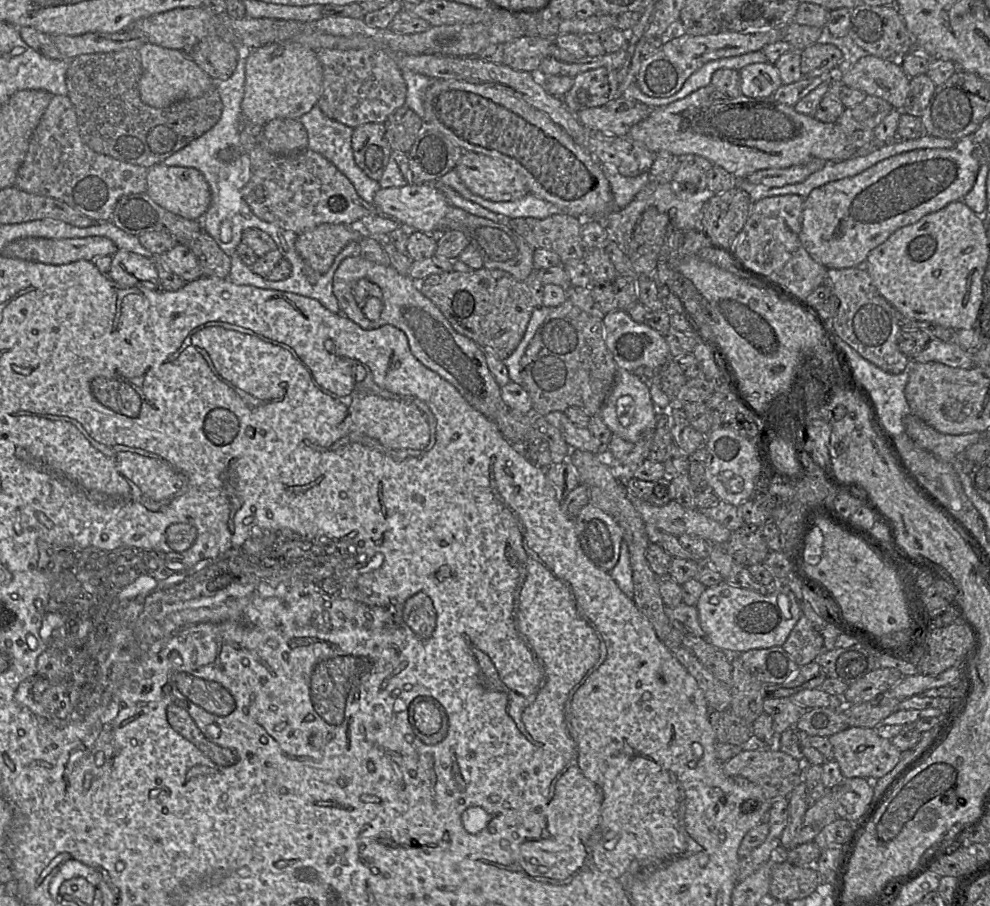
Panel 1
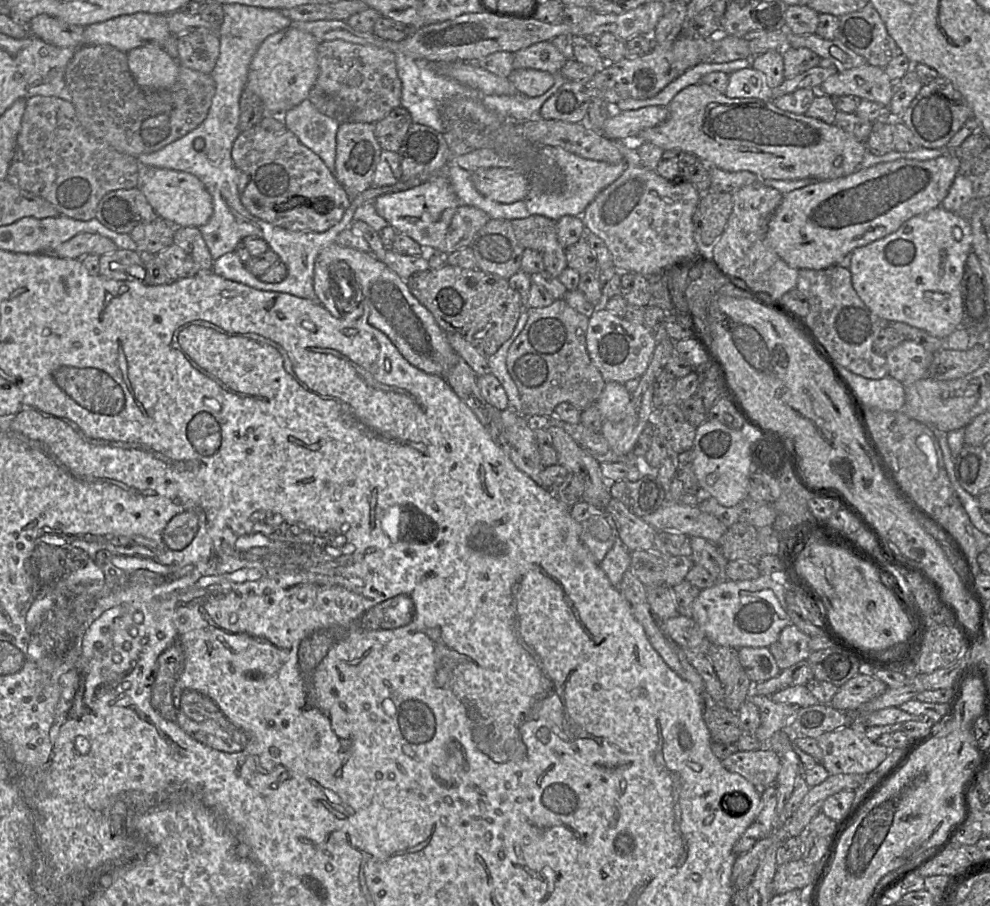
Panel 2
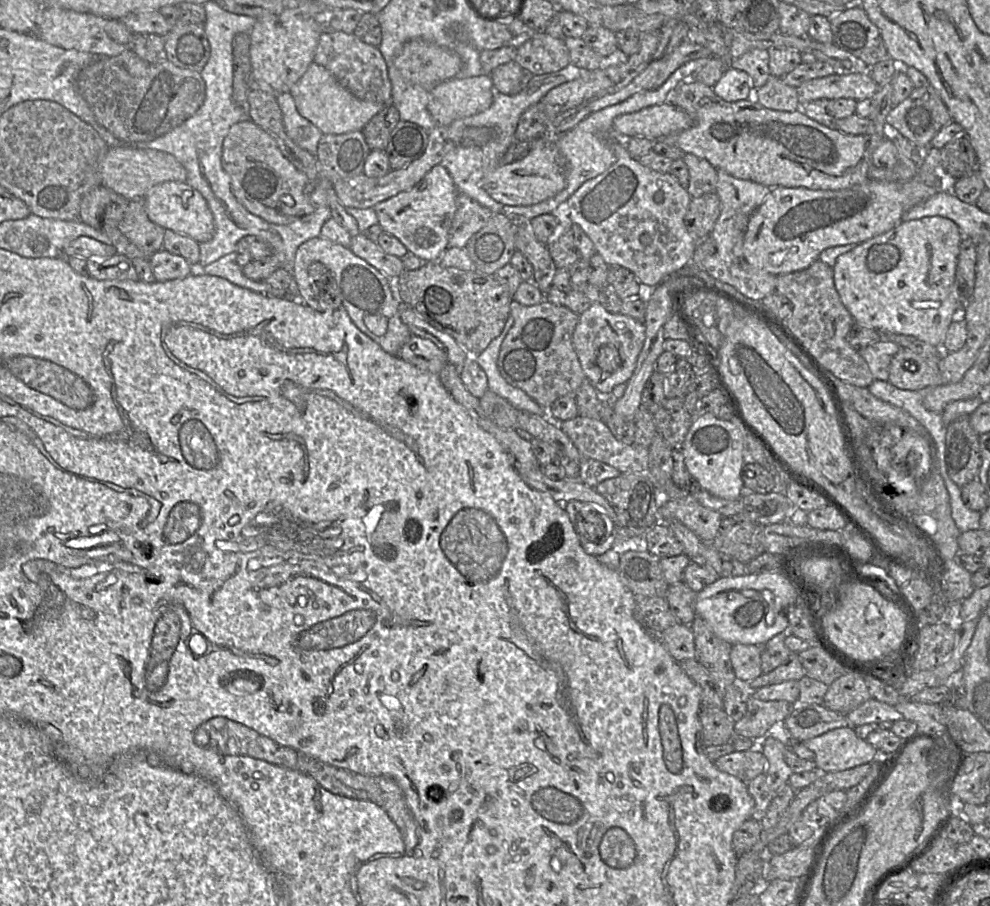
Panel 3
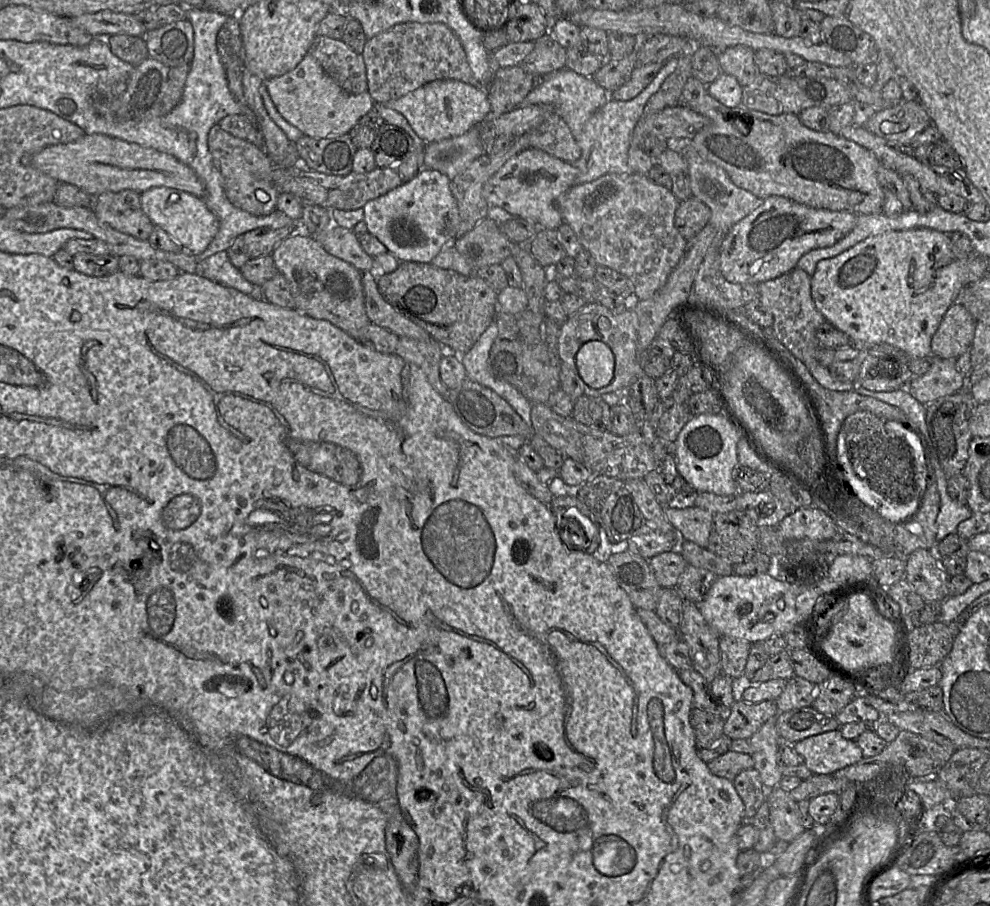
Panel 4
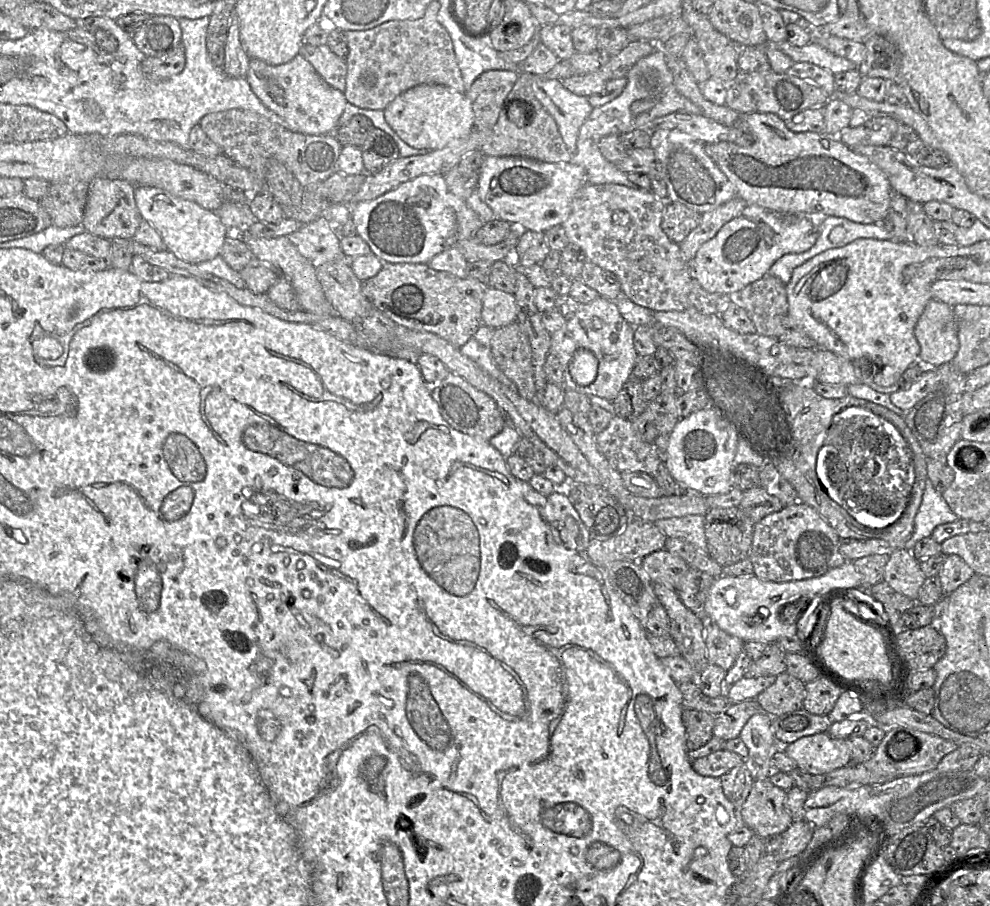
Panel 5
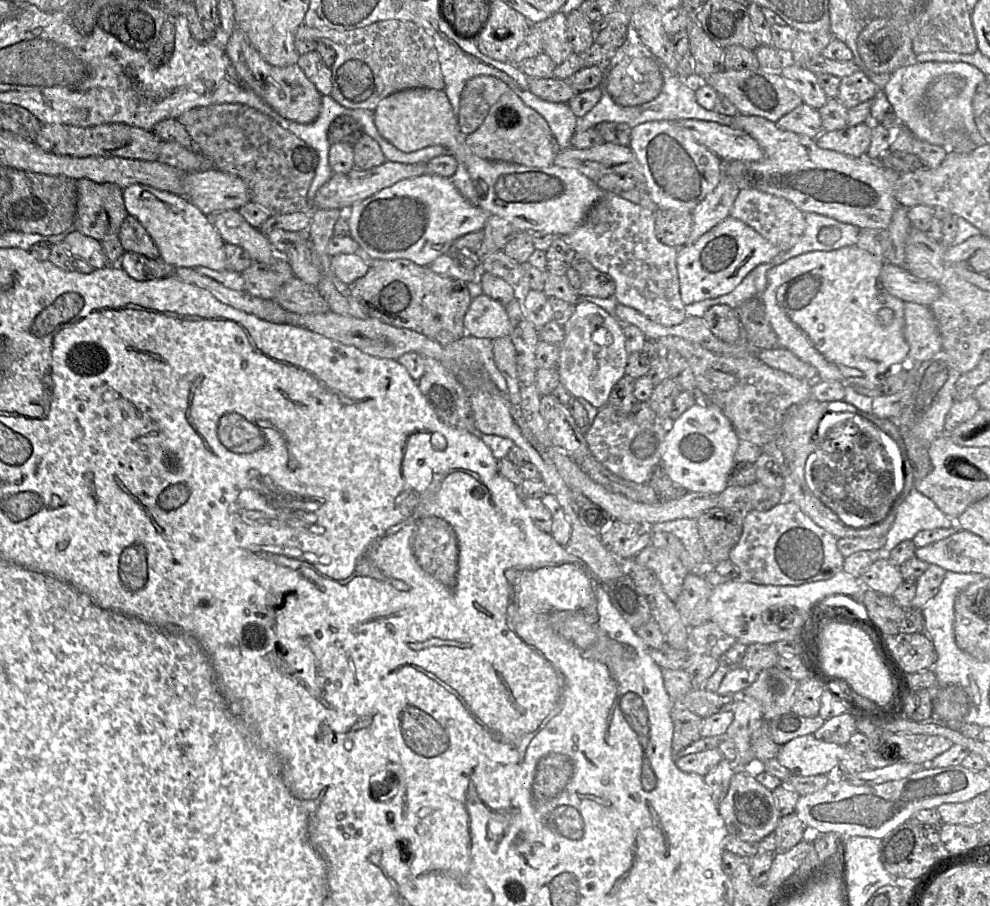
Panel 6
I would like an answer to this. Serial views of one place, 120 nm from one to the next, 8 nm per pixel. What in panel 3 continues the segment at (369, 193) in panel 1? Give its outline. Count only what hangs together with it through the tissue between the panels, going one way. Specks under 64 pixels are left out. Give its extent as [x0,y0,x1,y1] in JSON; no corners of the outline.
[275,93,323,155]

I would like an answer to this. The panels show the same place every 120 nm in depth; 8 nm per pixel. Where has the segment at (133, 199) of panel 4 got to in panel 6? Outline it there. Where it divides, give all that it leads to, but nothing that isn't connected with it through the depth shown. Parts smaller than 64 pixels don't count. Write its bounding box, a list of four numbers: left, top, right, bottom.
[76,178,128,241]

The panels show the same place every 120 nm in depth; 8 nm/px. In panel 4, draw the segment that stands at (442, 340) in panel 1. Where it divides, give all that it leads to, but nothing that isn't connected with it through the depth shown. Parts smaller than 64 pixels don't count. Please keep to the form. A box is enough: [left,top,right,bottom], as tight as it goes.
[271,231,371,343]

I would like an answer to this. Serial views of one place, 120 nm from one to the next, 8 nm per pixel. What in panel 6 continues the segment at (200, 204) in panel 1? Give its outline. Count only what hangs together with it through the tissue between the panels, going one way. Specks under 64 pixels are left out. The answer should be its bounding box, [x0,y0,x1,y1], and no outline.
[123,184,227,269]

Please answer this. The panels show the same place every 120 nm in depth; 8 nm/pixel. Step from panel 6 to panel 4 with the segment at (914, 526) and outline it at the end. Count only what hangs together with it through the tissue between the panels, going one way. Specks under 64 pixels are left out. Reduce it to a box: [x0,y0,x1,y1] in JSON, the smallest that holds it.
[932,457,973,542]

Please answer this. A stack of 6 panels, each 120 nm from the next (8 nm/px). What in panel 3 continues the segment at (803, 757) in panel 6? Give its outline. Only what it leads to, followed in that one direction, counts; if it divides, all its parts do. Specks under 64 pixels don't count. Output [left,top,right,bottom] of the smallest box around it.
[804,725,879,773]

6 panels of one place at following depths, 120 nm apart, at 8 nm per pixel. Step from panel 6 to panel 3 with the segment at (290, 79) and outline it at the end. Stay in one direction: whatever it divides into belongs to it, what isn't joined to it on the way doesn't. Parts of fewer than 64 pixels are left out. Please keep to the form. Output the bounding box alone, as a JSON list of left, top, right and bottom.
[289,61,385,135]

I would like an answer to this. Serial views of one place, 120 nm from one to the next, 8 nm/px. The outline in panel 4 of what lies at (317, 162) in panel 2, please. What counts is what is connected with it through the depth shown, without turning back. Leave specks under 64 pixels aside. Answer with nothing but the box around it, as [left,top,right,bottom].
[207,125,281,216]

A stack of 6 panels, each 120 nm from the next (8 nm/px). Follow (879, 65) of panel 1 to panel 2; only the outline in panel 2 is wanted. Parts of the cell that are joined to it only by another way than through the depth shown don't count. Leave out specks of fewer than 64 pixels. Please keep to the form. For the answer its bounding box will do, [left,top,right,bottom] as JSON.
[817,64,894,107]

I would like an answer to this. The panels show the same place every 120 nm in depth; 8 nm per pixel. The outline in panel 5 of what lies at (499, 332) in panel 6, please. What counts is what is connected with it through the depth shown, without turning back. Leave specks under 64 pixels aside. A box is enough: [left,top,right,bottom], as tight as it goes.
[482,288,518,329]

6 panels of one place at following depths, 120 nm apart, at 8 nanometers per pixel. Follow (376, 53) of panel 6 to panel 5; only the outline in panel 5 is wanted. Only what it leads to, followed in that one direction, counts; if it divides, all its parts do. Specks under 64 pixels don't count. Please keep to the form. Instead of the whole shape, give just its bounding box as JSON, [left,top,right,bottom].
[343,20,466,110]

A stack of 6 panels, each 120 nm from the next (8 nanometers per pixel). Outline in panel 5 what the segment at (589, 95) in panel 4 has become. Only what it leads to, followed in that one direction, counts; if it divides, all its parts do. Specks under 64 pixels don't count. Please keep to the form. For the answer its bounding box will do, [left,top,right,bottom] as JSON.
[531,76,593,151]

